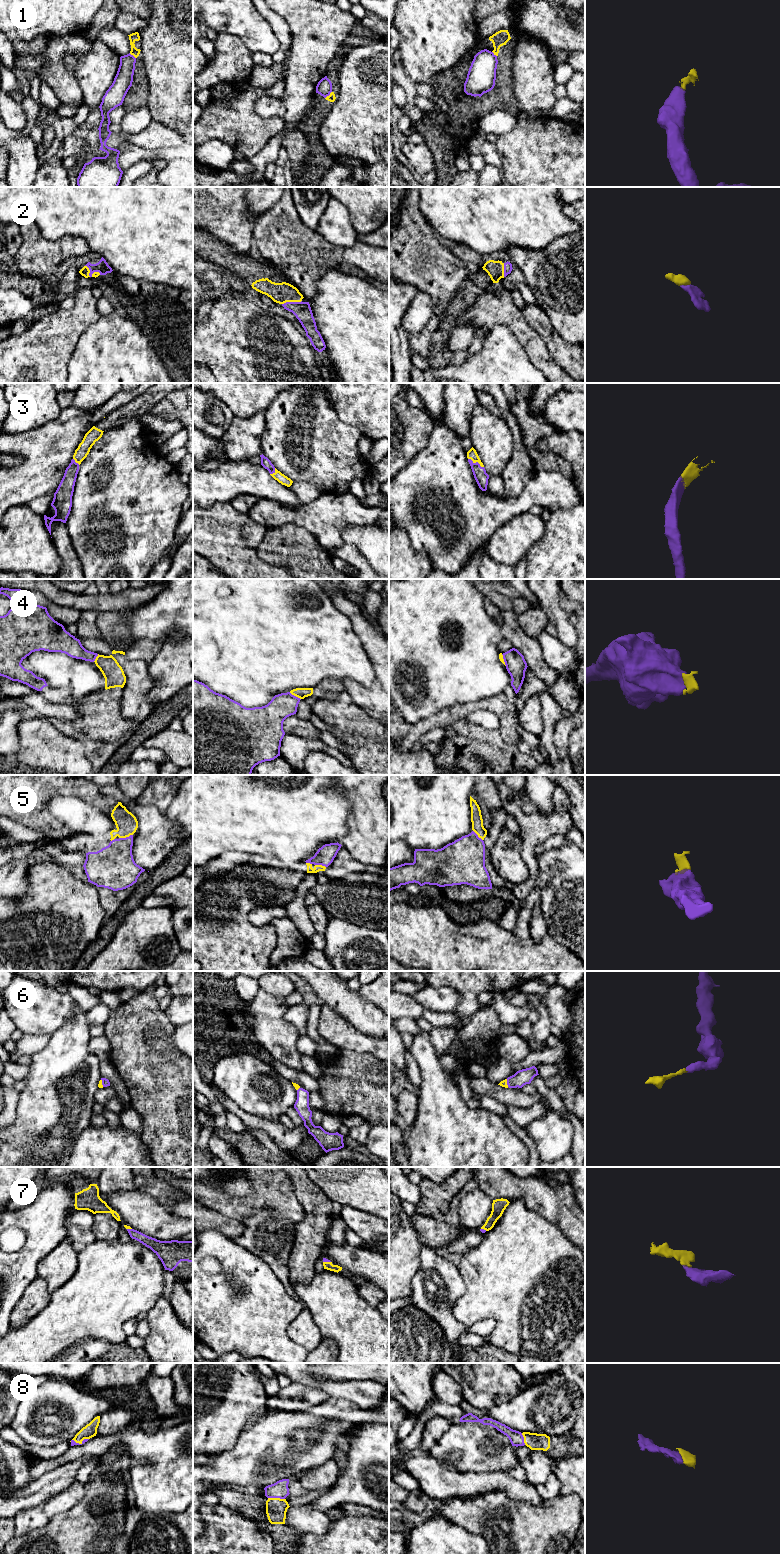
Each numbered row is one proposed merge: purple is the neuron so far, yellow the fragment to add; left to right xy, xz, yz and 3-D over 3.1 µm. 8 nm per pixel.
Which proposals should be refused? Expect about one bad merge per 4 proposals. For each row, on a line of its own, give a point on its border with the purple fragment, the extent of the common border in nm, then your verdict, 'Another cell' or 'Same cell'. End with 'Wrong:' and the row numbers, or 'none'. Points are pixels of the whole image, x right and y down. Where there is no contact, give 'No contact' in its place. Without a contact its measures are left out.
1: Touches purple at xz (328, 95). Shared border 80 nm. Another cell
2: Touches purple at xy (90, 276). Shared border 150 nm. Same cell
3: Touches purple at yz (476, 462). Shared border 150 nm. Same cell
4: Touches purple at xz (295, 696). Shared border 110 nm. Same cell
5: Touches purple at xy (126, 837). Shared border 120 nm. Same cell
6: Touches purple at yz (507, 1083). Shared border 70 nm. Same cell
7: Touches purple at xz (327, 1261). Shared border 60 nm. Same cell
8: Touches purple at xz (276, 1497). Shared border 140 nm. Same cell
Wrong: 1

